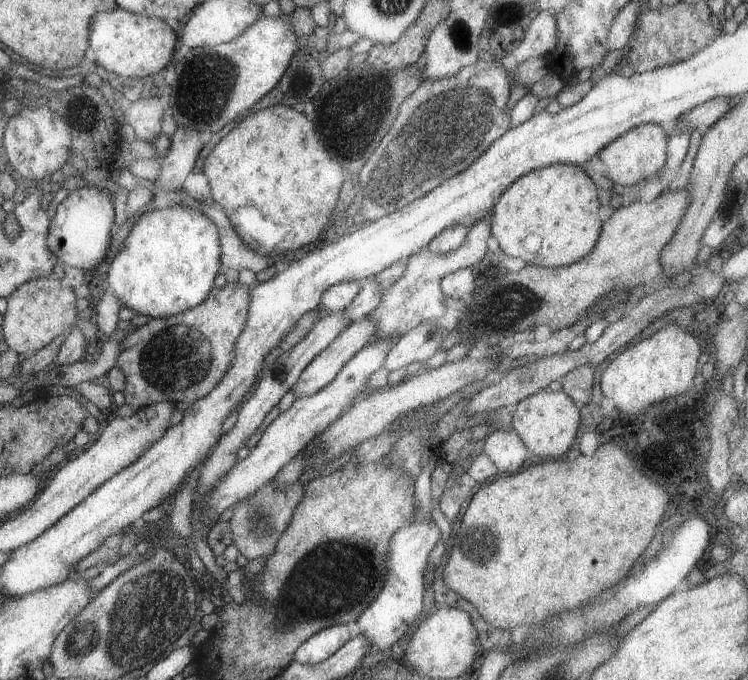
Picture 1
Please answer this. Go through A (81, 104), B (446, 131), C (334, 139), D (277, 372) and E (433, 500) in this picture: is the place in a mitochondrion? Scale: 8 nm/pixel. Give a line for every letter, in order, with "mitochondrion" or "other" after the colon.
A: other
B: mitochondrion
C: other
D: other
E: other

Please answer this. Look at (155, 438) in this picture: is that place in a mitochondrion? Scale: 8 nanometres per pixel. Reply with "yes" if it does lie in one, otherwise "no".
no

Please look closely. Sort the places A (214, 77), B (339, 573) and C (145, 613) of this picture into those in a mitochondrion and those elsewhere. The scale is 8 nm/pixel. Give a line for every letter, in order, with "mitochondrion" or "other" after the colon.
A: mitochondrion
B: mitochondrion
C: mitochondrion

